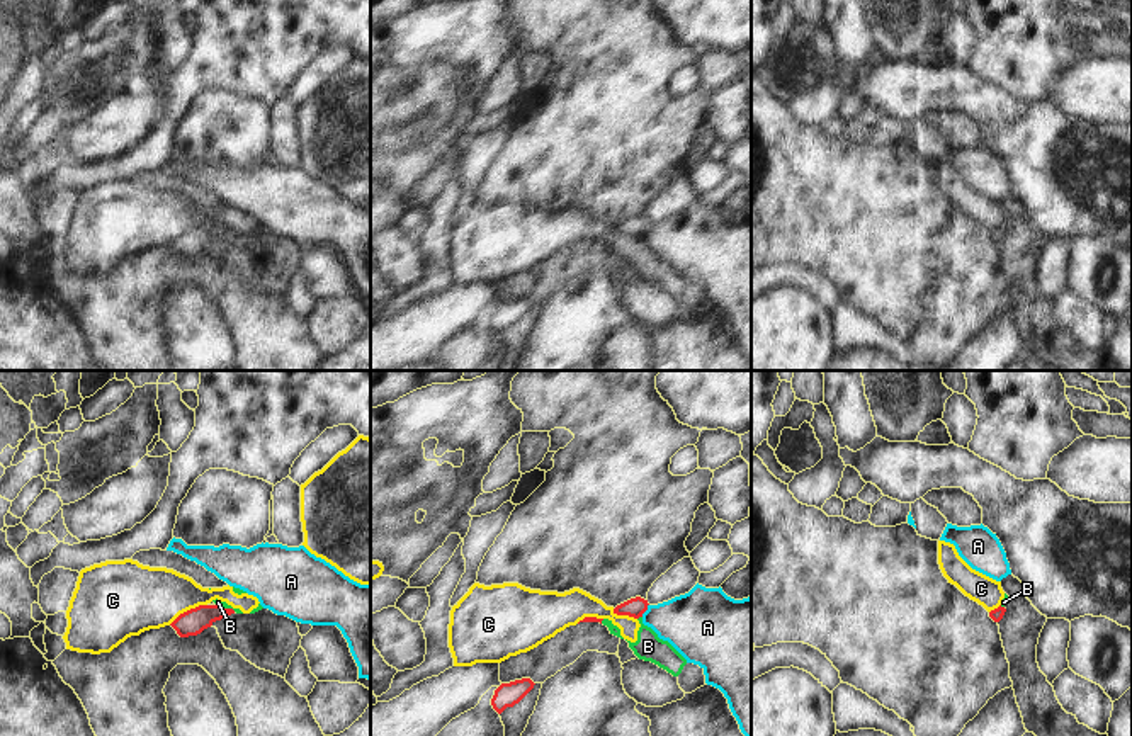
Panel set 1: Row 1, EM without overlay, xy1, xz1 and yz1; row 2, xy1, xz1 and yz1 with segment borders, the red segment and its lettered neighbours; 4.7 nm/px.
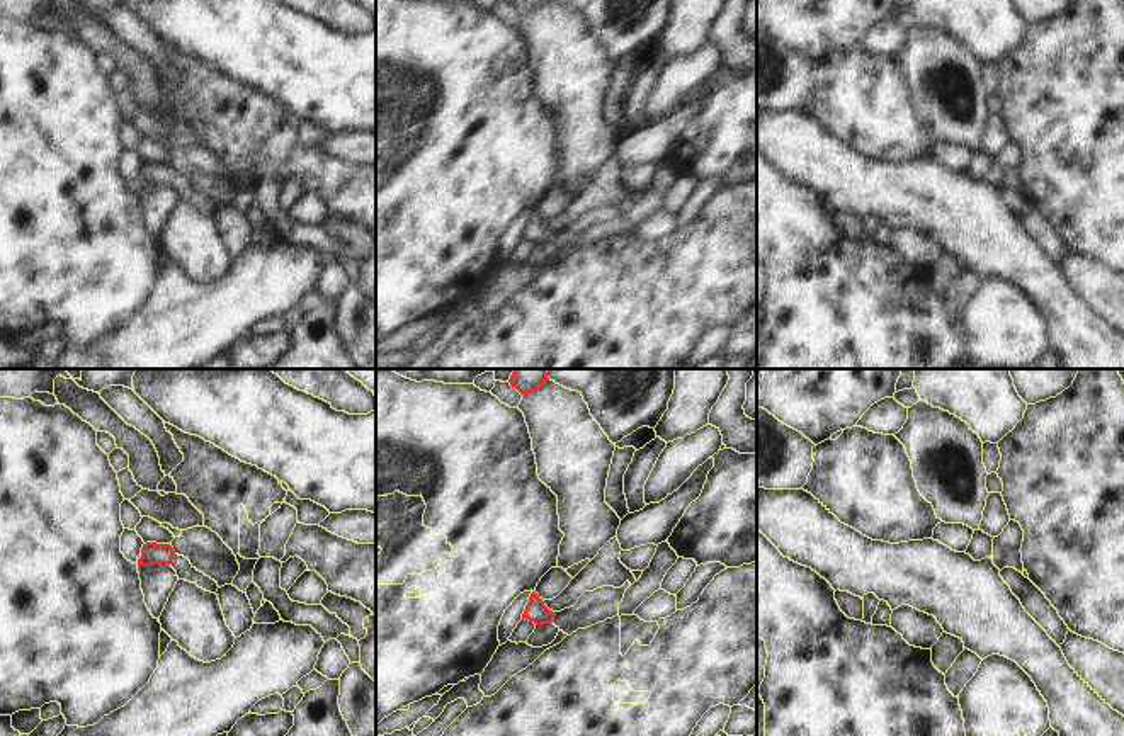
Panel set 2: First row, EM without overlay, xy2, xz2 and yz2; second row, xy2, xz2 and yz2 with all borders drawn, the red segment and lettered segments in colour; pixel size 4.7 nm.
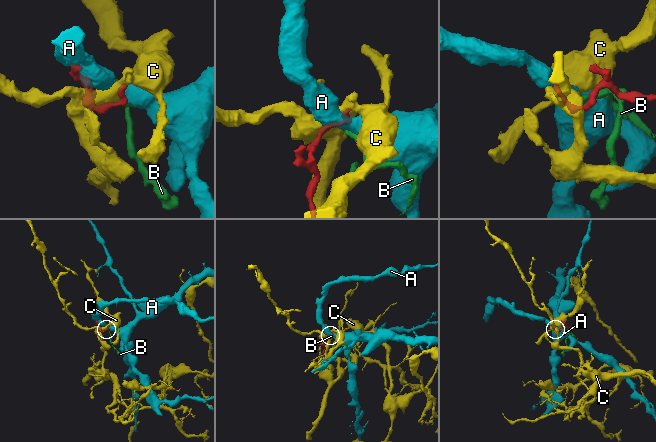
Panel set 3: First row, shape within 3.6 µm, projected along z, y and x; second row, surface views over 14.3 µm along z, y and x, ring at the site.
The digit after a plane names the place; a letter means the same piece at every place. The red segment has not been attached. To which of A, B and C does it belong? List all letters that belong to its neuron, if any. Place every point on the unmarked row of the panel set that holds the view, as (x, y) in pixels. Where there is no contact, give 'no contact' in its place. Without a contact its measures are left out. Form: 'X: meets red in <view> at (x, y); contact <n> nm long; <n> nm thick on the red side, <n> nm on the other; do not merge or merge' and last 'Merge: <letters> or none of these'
A: meets red in xz1 at (646, 228); contact 70 nm long; 90 nm thick on the red side, 300 nm on the other; do not merge
B: meets red in xz1 at (639, 235); contact 30 nm long; 90 nm thick on the red side, 130 nm on the other; do not merge
C: meets red in xy1 at (187, 230); contact 200 nm long; 120 nm thick on the red side, 320 nm on the other; do not merge
Merge: none of these

